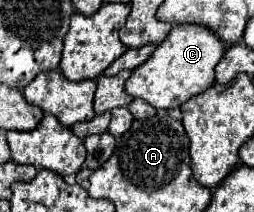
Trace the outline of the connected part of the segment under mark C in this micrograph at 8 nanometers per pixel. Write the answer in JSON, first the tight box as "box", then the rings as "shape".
{"box":[125,26,225,110],"shape":[[[173,26],[169,36],[155,48],[151,58],[131,72],[129,80],[125,82],[125,90],[133,98],[141,98],[157,110],[179,108],[189,98],[205,92],[215,84],[215,66],[221,60],[223,52],[225,48],[221,40],[215,40],[215,36],[211,36],[211,30],[207,30],[205,26]]]}

